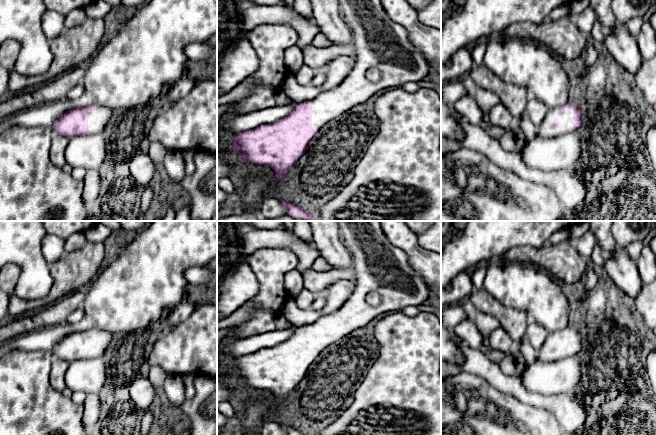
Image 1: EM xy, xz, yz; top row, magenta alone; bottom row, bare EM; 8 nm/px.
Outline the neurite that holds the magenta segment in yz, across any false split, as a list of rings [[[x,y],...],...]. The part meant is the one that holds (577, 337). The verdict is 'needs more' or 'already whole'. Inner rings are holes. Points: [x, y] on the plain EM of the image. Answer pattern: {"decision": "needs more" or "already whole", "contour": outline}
{"decision": "needs more", "contour": [[[570,326],[549,332],[541,348],[537,350],[537,363],[554,363],[564,357],[577,356],[582,347],[581,333]]]}

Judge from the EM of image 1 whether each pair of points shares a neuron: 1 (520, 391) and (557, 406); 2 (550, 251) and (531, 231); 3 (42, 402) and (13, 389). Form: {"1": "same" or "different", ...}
{"1": "same", "2": "different", "3": "same"}

